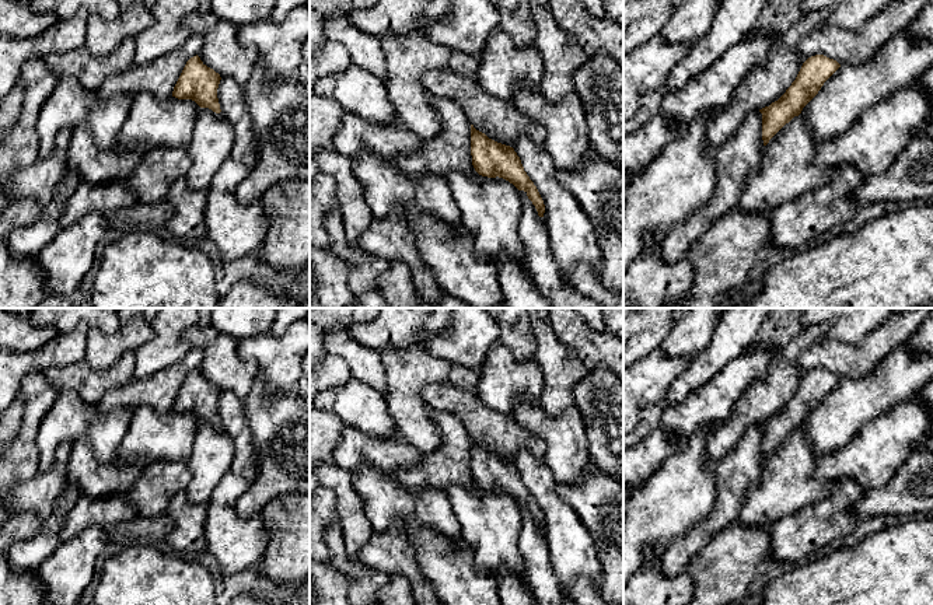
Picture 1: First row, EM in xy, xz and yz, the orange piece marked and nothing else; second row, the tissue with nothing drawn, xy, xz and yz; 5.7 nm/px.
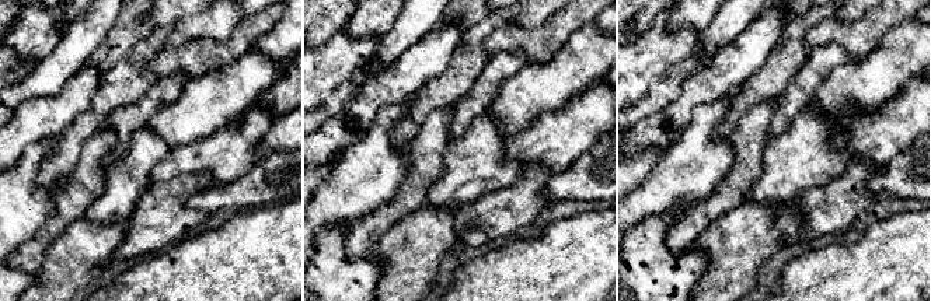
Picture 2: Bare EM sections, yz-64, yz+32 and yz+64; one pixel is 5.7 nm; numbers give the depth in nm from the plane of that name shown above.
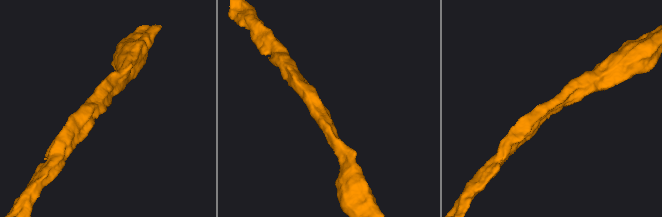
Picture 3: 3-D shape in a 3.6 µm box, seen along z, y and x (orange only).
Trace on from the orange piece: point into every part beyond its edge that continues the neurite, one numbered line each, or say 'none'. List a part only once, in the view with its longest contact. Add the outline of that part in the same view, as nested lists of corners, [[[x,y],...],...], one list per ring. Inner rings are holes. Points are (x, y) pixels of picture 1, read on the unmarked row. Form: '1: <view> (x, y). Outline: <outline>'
none

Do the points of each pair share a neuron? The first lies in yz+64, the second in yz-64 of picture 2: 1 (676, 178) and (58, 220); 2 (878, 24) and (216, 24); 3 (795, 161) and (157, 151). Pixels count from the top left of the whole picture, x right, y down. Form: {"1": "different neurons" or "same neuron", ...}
{"1": "different neurons", "2": "different neurons", "3": "same neuron"}

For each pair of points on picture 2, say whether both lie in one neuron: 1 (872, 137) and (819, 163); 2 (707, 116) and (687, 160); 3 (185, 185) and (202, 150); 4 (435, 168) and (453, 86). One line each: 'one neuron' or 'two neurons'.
1: two neurons
2: one neuron
3: two neurons
4: two neurons

